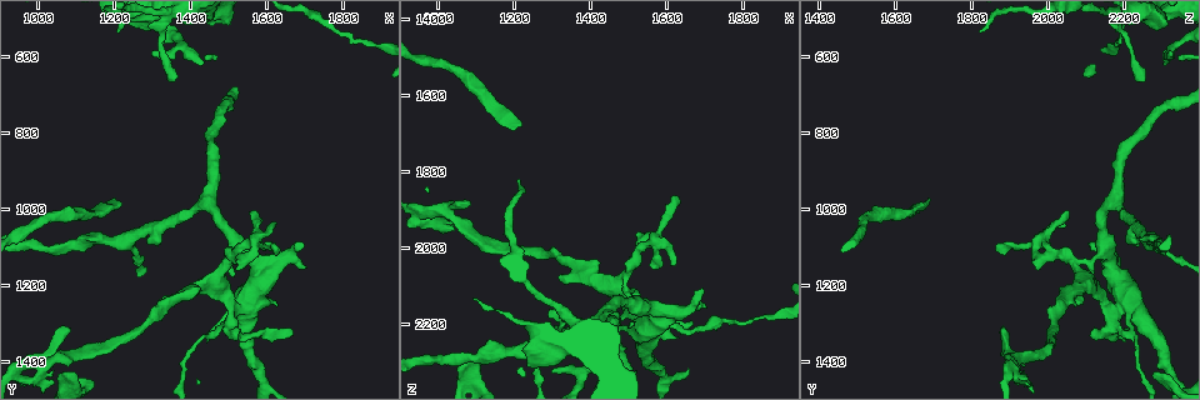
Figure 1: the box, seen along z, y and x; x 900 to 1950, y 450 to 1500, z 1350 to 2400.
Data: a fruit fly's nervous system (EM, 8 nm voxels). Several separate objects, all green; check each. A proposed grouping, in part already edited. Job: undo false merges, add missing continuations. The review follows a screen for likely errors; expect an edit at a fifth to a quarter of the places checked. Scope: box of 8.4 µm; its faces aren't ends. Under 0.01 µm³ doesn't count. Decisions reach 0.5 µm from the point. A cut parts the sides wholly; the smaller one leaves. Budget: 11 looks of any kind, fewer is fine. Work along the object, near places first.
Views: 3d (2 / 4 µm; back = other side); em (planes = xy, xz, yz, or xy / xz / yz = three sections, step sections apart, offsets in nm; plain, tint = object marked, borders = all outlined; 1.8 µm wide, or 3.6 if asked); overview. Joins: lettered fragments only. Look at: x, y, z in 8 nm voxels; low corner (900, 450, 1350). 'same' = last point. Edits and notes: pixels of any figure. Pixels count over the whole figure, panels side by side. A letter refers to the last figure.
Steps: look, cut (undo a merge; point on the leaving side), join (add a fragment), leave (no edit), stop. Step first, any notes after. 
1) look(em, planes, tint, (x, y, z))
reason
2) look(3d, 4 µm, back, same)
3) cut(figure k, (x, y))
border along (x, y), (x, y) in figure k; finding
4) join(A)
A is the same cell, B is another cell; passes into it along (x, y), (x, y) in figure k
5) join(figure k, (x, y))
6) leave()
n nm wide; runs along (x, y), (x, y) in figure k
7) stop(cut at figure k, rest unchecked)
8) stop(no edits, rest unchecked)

look(3d, 2 µm, (1070, 1435, 2295))

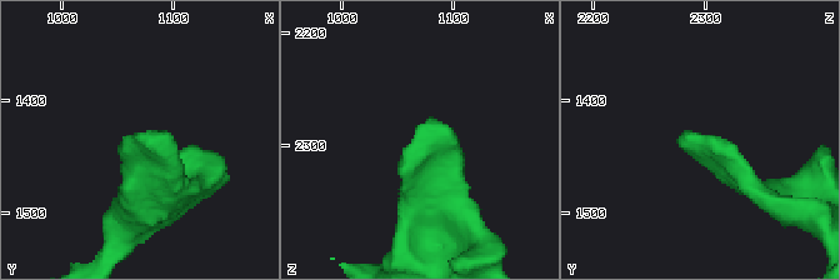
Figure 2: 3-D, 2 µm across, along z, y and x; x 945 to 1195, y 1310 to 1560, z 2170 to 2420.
look(em, yz, step 16, borders, (1066, 1430, 2290))
now the EM

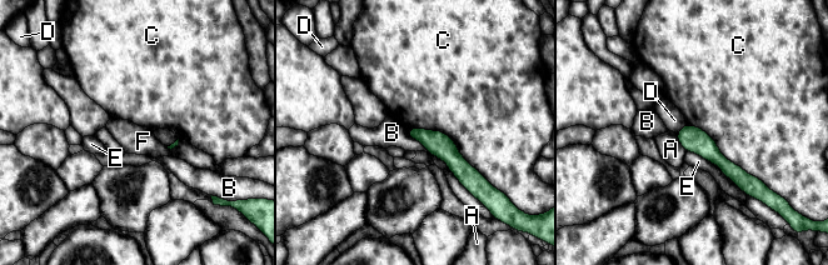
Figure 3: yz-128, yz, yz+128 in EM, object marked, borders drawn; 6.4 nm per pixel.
leave()
150 nm wide; C touches over 600 nm; A, B, C, D, E and F are other cells; no lettered fragment goes on from it

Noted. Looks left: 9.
look(em, planes, plain, (1440, 620, 2305))
branch stops here

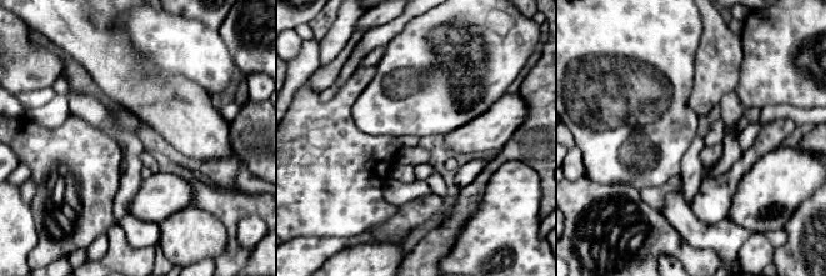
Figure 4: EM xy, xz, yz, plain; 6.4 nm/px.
look(em, planes, borders, same)
what lies round it

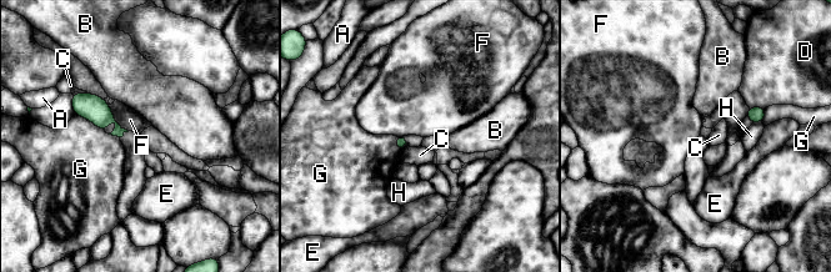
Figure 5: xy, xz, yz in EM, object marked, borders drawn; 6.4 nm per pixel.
leave()
A, B, C, D, E, F, G and H are other cells; border along (103, 99), (113, 117), (128, 131) in figure 5; none of them fits

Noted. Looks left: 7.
look(3d, 4 µm, (1315, 1240, 2080))
branch stops here

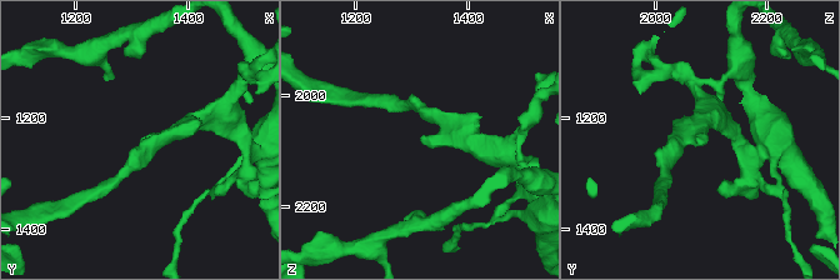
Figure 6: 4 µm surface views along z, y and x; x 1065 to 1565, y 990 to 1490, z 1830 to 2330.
look(em, yz, step 16, tint, (1320, 1245, 2075))

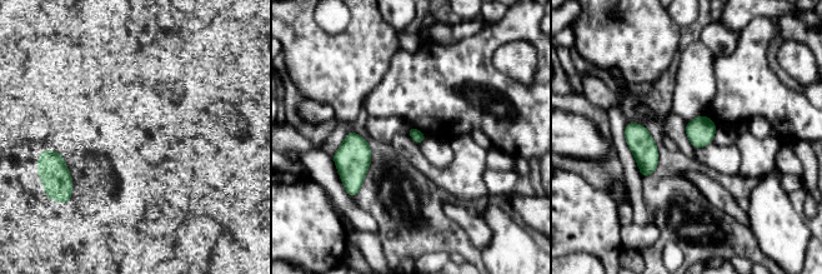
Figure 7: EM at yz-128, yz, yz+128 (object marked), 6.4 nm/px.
look(em, planes, borders, same)

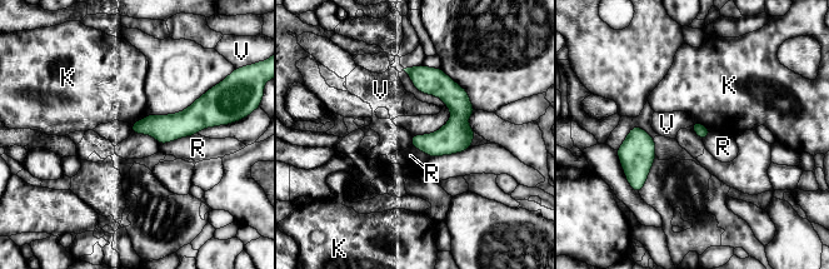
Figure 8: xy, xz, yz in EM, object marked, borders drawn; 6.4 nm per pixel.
leave()
K, R and V are other cells; runs along (209, 120), (134, 129) in figure 8; none of them fits

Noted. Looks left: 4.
look(3d, 2 µm, (1530, 1110, 2010))
three arms meet

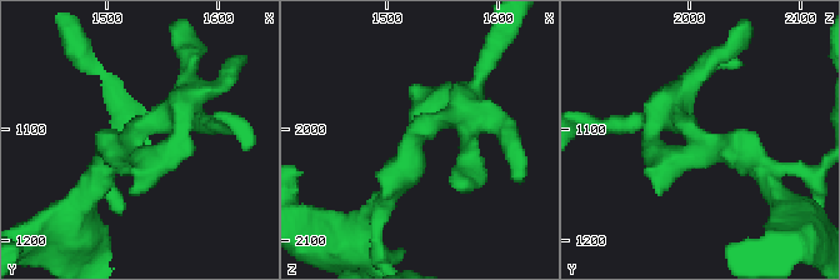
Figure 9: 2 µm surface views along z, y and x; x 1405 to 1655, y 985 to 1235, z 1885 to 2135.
look(em, planes, borders, (1526, 1114, 2014))
shape alone is not enough

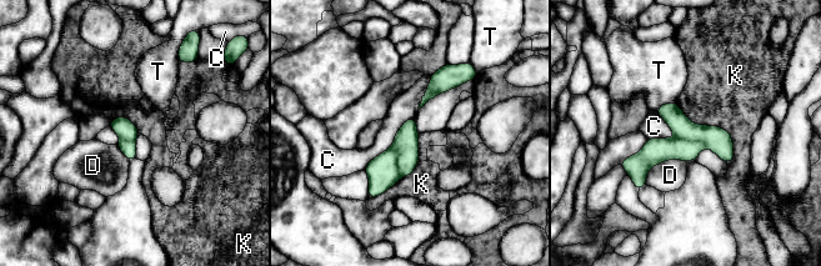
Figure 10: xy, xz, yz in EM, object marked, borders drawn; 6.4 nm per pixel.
cut(figure 10, (406, 141))
120 nm wide; C, D, K and T are other cells; border along (393, 144), (401, 176) in figure 10; a second neuron is stuck on

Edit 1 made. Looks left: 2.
stop(cut at figure 10, rest unchecked)

